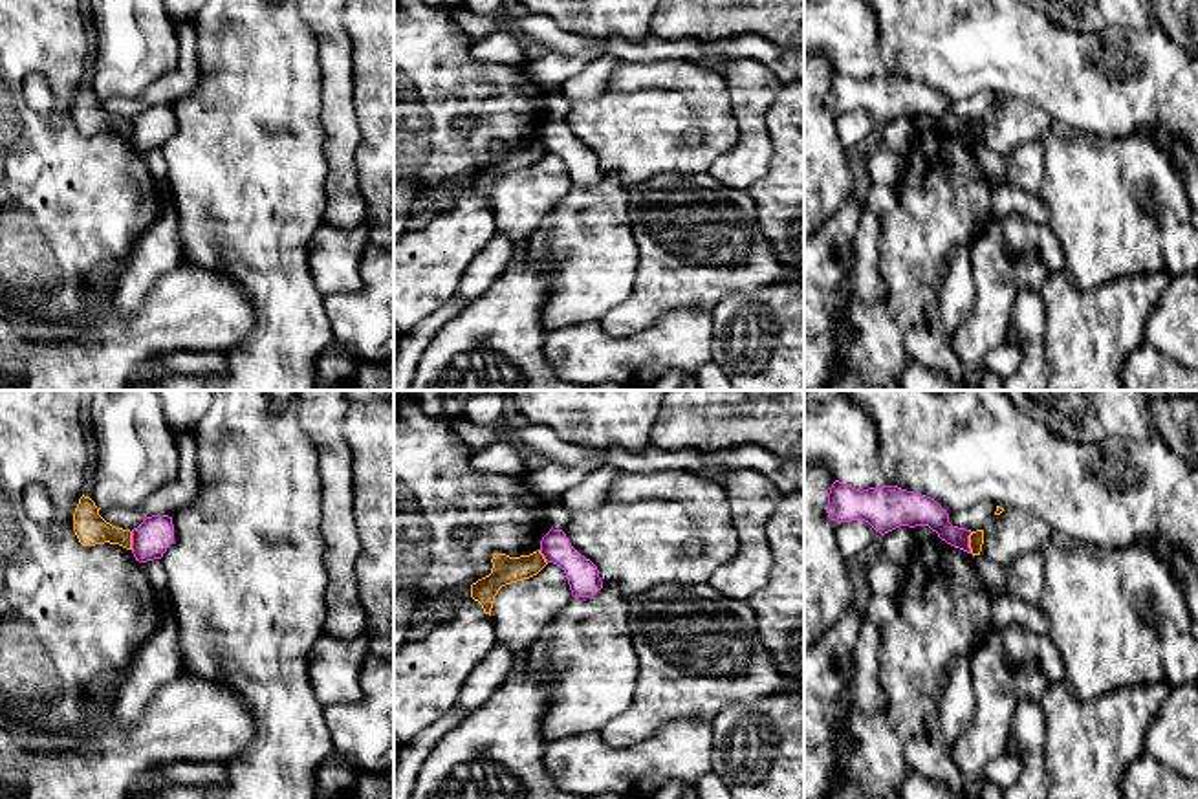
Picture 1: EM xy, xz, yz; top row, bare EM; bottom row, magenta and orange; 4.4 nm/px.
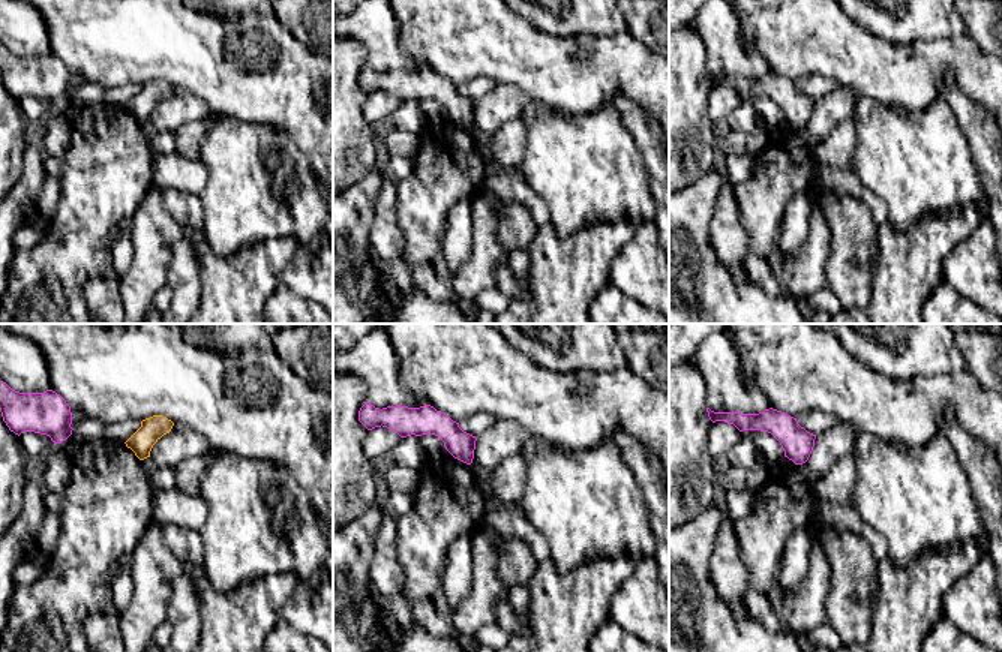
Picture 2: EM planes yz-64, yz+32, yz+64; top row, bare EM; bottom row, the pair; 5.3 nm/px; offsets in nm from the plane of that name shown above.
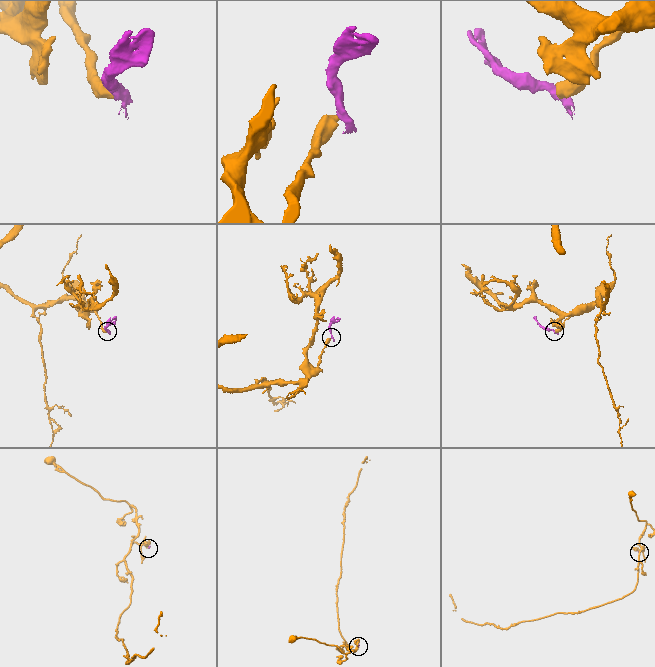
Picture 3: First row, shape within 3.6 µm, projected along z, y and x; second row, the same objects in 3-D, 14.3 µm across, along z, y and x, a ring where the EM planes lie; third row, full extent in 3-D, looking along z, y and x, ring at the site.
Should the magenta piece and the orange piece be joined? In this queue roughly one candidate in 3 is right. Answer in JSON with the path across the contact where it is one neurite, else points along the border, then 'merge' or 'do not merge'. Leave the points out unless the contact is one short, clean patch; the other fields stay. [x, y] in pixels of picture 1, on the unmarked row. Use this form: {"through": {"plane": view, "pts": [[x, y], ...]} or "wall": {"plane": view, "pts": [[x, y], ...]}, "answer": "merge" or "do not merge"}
{"wall": {"plane": "yz", "pts": [[969, 121], [969, 142], [973, 145]]}, "answer": "do not merge"}

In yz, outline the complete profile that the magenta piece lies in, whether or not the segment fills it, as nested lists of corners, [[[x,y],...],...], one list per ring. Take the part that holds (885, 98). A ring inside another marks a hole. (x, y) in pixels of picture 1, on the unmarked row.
[[[835,70],[828,82],[828,106],[841,112],[865,110],[881,125],[899,115],[929,115],[947,134],[971,143],[971,119],[953,115],[949,103],[931,86],[898,75],[855,79]]]

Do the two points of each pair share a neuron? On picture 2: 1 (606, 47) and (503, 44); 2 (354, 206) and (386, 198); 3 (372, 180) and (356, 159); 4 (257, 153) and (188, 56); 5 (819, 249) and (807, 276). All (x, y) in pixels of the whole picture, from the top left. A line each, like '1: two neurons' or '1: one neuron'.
1: one neuron
2: two neurons
3: two neurons
4: two neurons
5: one neuron

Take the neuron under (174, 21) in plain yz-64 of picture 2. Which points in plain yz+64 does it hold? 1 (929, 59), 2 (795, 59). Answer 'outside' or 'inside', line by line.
1: inside
2: inside

